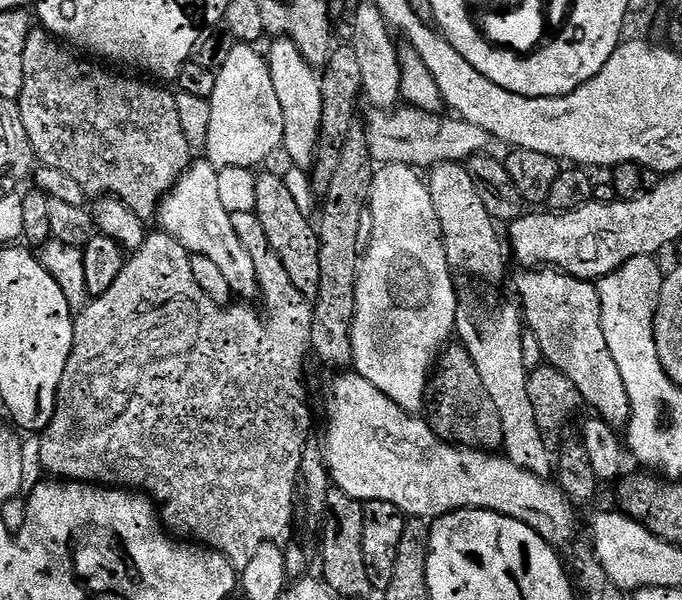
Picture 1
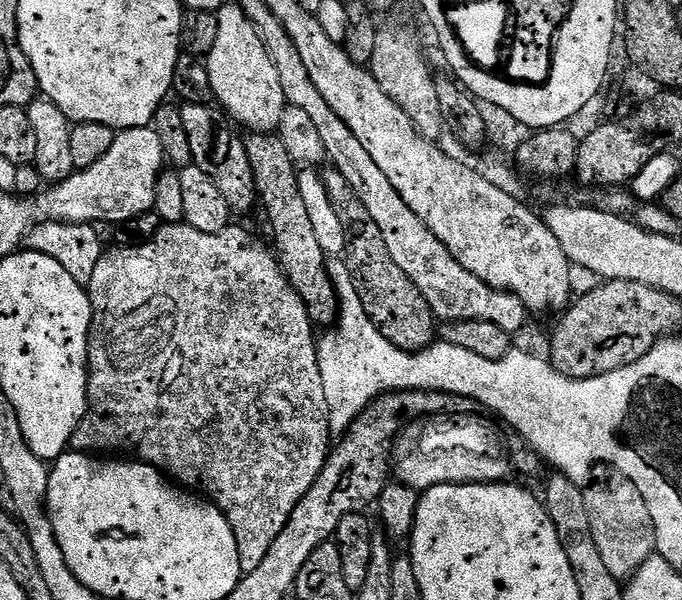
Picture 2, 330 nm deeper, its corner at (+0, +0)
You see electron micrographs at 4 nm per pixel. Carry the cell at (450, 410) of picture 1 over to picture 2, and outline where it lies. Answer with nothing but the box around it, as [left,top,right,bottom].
[323,170,438,352]

